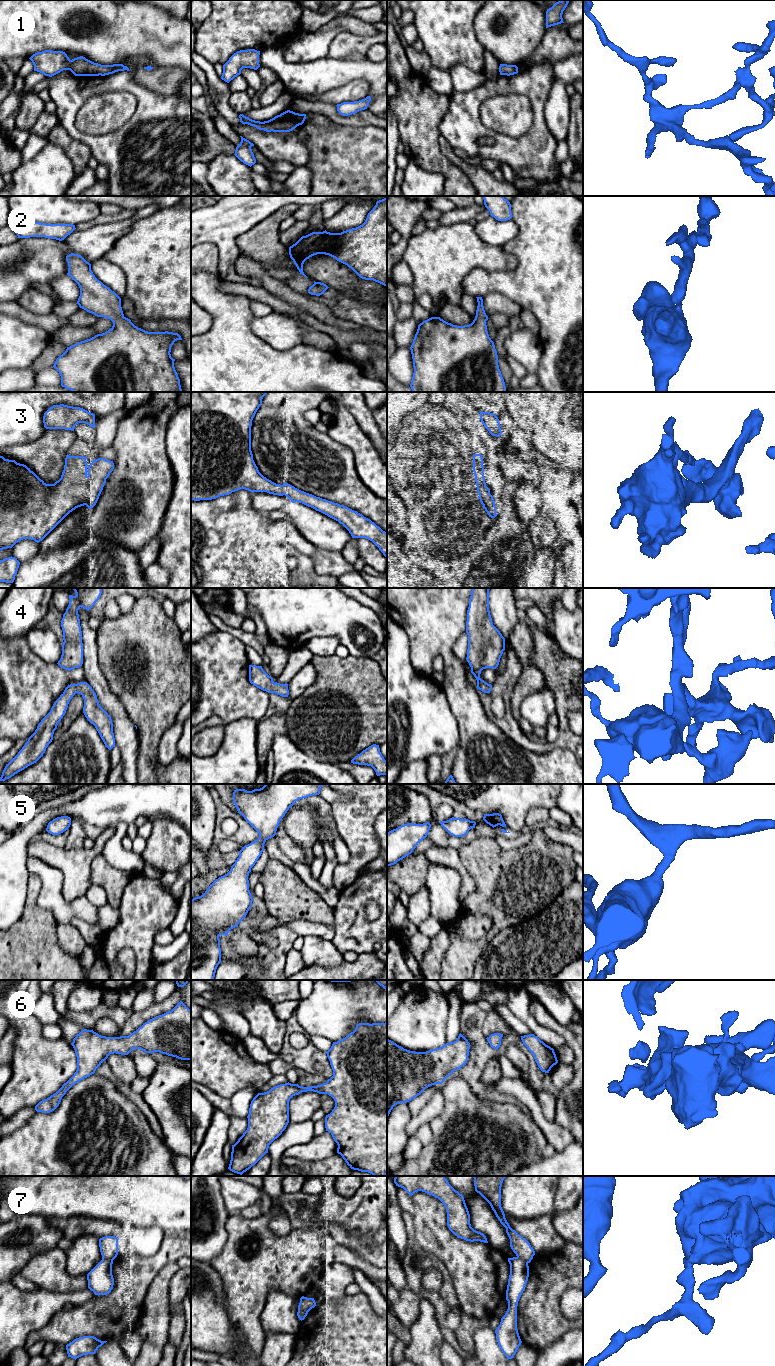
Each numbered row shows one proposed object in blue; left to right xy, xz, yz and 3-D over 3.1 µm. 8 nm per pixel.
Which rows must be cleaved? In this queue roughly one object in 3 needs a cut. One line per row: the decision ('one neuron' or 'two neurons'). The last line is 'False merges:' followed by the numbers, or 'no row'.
1: one neuron
2: one neuron
3: one neuron
4: one neuron
5: one neuron
6: one neuron
7: two neurons
False merges: 7

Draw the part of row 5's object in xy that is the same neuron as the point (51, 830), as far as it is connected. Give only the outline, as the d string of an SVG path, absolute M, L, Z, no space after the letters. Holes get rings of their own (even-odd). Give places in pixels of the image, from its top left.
M61 816L53 819L47 825L46 831L52 835L59 835L68 830L71 825L71 818L68 816Z

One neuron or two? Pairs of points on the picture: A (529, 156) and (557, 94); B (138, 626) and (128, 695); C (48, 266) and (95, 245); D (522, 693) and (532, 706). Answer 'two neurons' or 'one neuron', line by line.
A: two neurons
B: one neuron
C: one neuron
D: two neurons

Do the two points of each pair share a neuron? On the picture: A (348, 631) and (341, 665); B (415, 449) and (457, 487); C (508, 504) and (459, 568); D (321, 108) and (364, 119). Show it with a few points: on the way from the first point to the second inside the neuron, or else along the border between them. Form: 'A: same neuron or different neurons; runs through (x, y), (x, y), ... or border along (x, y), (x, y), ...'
A: different neurons; border along (349, 654), (355, 657), (370, 658)
B: same neuron; runs through (421, 462), (421, 466), (444, 487)
C: same neuron; runs through (508, 522), (508, 526), (477, 557)
D: same neuron; runs through (332, 113), (338, 119), (353, 119)

